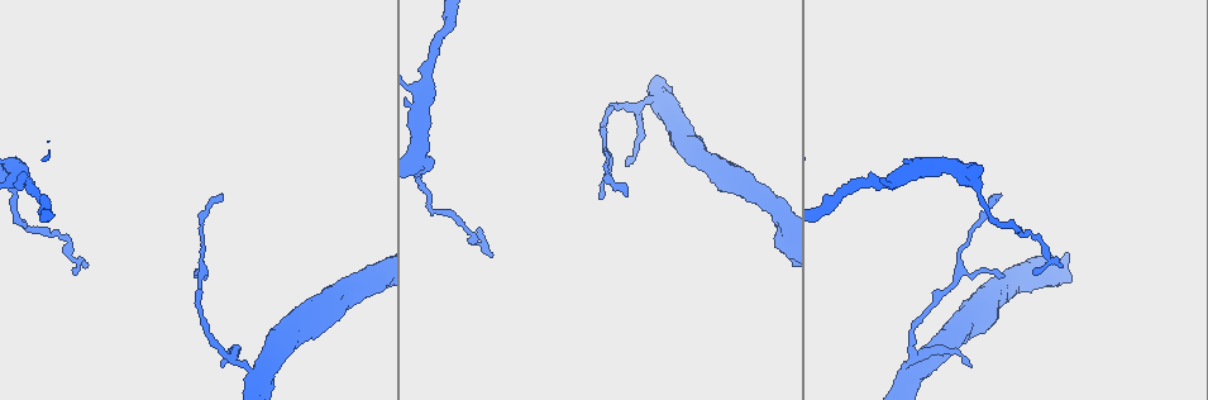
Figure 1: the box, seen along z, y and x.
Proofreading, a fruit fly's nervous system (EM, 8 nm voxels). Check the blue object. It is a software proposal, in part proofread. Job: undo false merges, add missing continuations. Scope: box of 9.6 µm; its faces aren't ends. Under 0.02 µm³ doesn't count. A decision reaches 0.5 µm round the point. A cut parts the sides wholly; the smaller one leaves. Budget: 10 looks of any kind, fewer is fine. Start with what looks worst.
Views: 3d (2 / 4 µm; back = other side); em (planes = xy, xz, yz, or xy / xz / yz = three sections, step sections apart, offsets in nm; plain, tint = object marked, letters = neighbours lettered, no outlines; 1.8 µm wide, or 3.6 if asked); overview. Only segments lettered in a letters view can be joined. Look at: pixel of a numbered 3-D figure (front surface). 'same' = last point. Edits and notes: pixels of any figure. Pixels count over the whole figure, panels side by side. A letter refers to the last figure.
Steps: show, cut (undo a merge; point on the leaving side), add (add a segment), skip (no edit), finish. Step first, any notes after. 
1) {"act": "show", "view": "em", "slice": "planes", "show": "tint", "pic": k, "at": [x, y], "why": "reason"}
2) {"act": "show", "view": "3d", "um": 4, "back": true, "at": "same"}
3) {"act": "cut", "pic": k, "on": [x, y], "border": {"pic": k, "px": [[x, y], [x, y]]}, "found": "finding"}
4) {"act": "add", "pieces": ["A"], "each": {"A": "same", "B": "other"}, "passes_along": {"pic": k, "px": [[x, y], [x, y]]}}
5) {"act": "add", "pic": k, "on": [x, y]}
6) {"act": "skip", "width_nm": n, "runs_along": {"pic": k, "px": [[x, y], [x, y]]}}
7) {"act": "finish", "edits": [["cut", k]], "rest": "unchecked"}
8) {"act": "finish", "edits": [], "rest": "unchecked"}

{"act": "show", "view": "3d", "um": 2, "pic": 1, "at": [222, 197], "why": "branch stops here"}

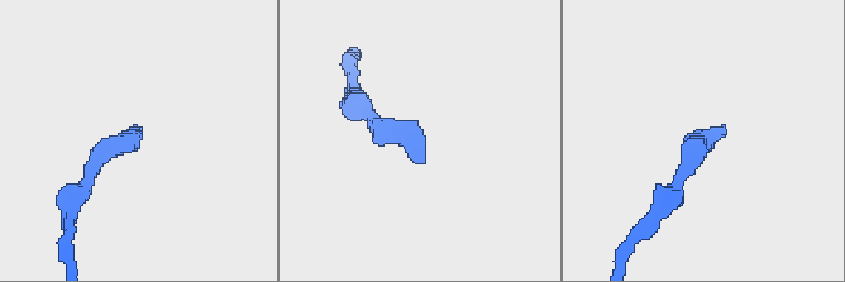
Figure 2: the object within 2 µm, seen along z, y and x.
{"act": "show", "view": "em", "slice": "planes", "show": "letters", "pic": 2, "at": [724, 130]}

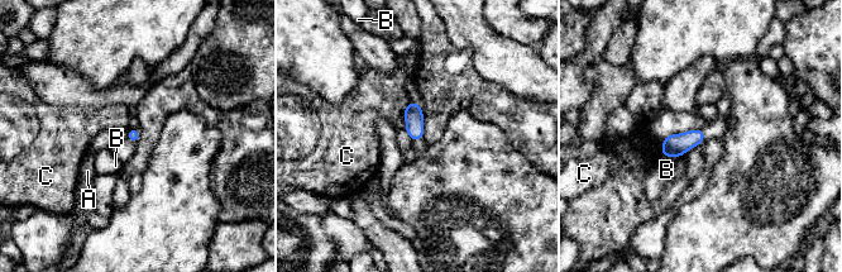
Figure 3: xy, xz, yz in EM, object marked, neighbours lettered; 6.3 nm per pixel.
{"act": "skip", "width_nm": 80, "each": {"A": "other", "B": "other", "C": "other"}, "border": {"pic": 3, "px": [[408, 103], [403, 110], [403, 130]]}, "found": "no lettered segment goes on from it"}

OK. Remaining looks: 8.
{"act": "show", "view": "3d", "um": 2, "pic": 1, "at": [422, 91], "why": "calibre changes"}

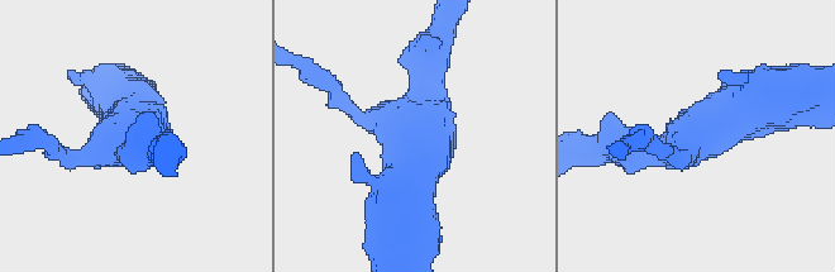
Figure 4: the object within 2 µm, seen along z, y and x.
{"act": "show", "view": "em", "slice": "planes", "show": "letters", "pic": 4, "at": [696, 137], "why": "shape alone is not enough"}

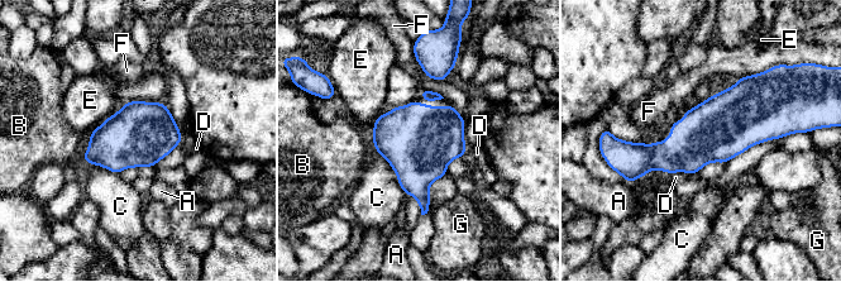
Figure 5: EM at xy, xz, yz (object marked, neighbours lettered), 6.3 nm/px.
{"act": "skip", "each": {"A": "other", "B": "other", "C": "other", "D": "other", "E": "other", "F": "other", "G": "other"}, "found": "continuous, no second cell"}

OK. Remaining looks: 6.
{"act": "show", "view": "em", "slice": "planes", "show": "letters", "pic": 1, "at": [626, 166], "why": "free end"}

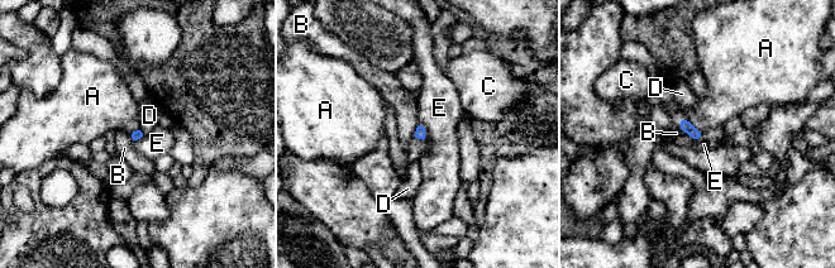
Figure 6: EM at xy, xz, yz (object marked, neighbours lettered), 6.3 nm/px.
{"act": "skip", "each": {"A": "other", "B": "other", "C": "other", "D": "other", "E": "other"}, "border": {"pic": 6, "px": [[418, 124], [424, 128], [424, 139]]}, "found": "none of them fits"}

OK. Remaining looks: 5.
{"act": "show", "view": "em", "um": 3.6, "slice": "planes", "show": "letters", "pic": 1, "at": [76, 275], "why": "tapers out"}

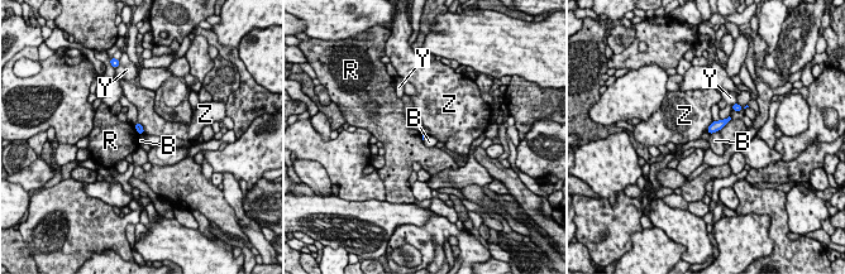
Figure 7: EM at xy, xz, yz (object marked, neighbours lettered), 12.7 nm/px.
{"act": "skip", "each": {"B": "other", "R": "other", "Y": "other", "Z": "other"}, "border": {"pic": 7, "px": [[719, 130], [710, 134]]}, "found": "no lettered segment goes on from it"}

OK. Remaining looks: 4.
{"act": "finish", "edits": [], "rest": "unchecked"}

